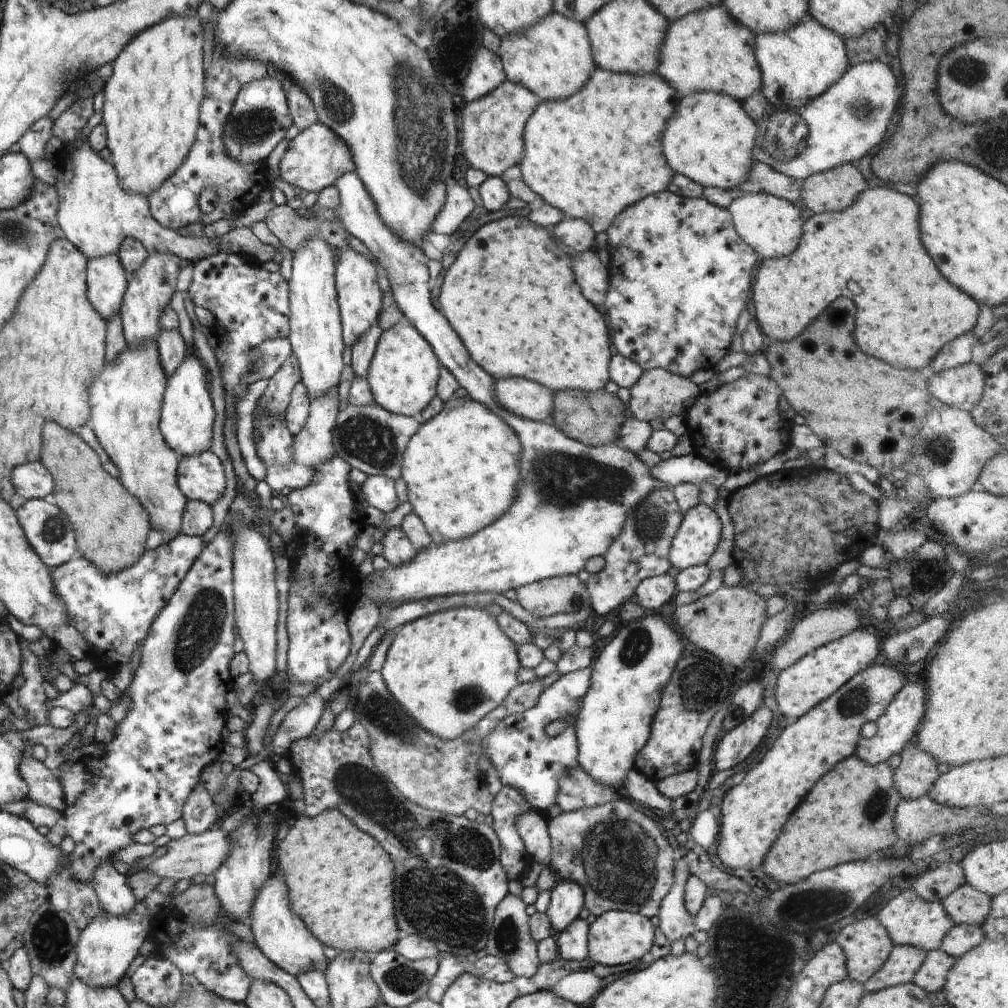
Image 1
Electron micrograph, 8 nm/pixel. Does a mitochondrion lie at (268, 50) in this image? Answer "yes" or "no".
no

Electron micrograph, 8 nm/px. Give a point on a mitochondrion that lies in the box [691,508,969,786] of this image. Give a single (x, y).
(854, 701)

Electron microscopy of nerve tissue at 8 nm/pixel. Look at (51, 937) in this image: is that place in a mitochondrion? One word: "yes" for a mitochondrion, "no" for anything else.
yes

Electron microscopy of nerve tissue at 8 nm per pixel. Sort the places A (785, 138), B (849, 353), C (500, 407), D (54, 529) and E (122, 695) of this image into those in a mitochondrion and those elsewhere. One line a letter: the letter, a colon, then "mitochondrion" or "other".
A: mitochondrion
B: other
C: other
D: mitochondrion
E: other

